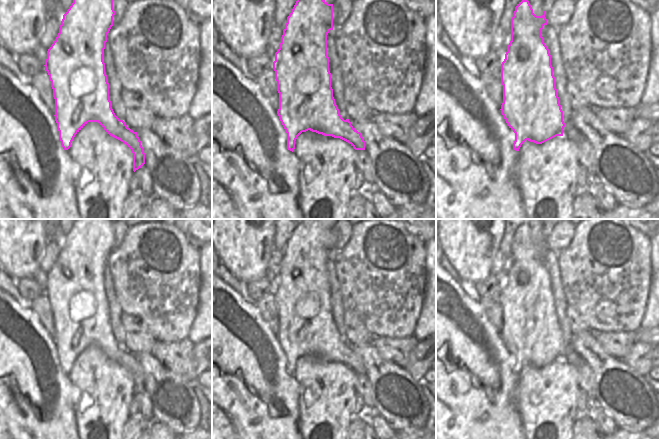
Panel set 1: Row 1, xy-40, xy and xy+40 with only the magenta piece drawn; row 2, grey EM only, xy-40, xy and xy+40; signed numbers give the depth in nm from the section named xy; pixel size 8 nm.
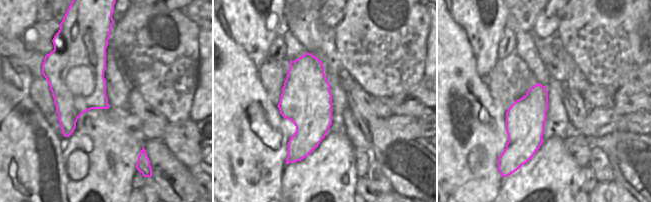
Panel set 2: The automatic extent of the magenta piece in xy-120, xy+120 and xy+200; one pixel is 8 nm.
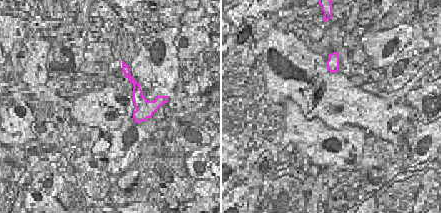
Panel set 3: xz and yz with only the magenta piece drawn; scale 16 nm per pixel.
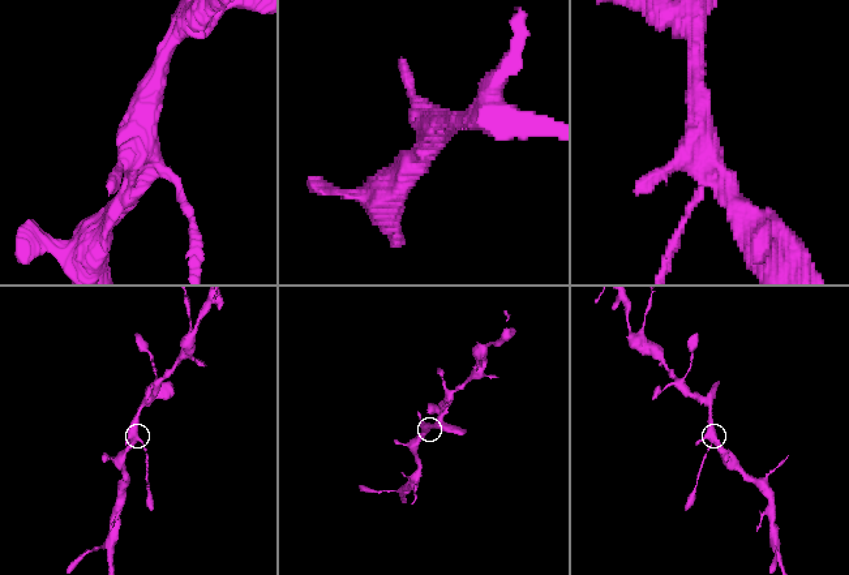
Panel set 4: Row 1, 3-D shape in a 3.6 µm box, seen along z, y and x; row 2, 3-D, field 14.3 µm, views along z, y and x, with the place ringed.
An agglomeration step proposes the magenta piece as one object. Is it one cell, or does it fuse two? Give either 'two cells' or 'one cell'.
one cell

